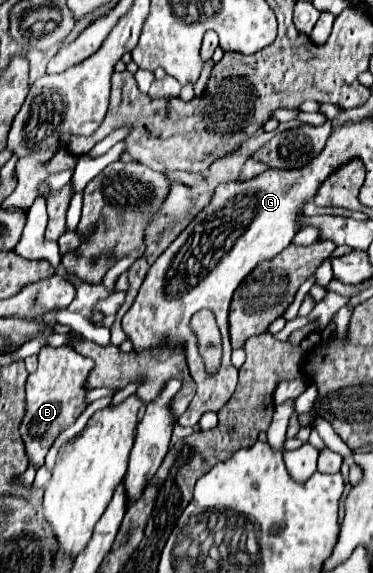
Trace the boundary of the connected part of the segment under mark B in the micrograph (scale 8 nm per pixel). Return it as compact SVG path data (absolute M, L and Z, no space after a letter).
M44 346L38 354L38 368L34 374L28 376L26 382L26 416L20 426L20 436L26 446L28 460L40 468L44 464L44 458L58 438L60 432L64 432L68 426L76 422L76 418L86 410L86 376L94 368L94 360L84 358L82 354L74 352L72 346Z

